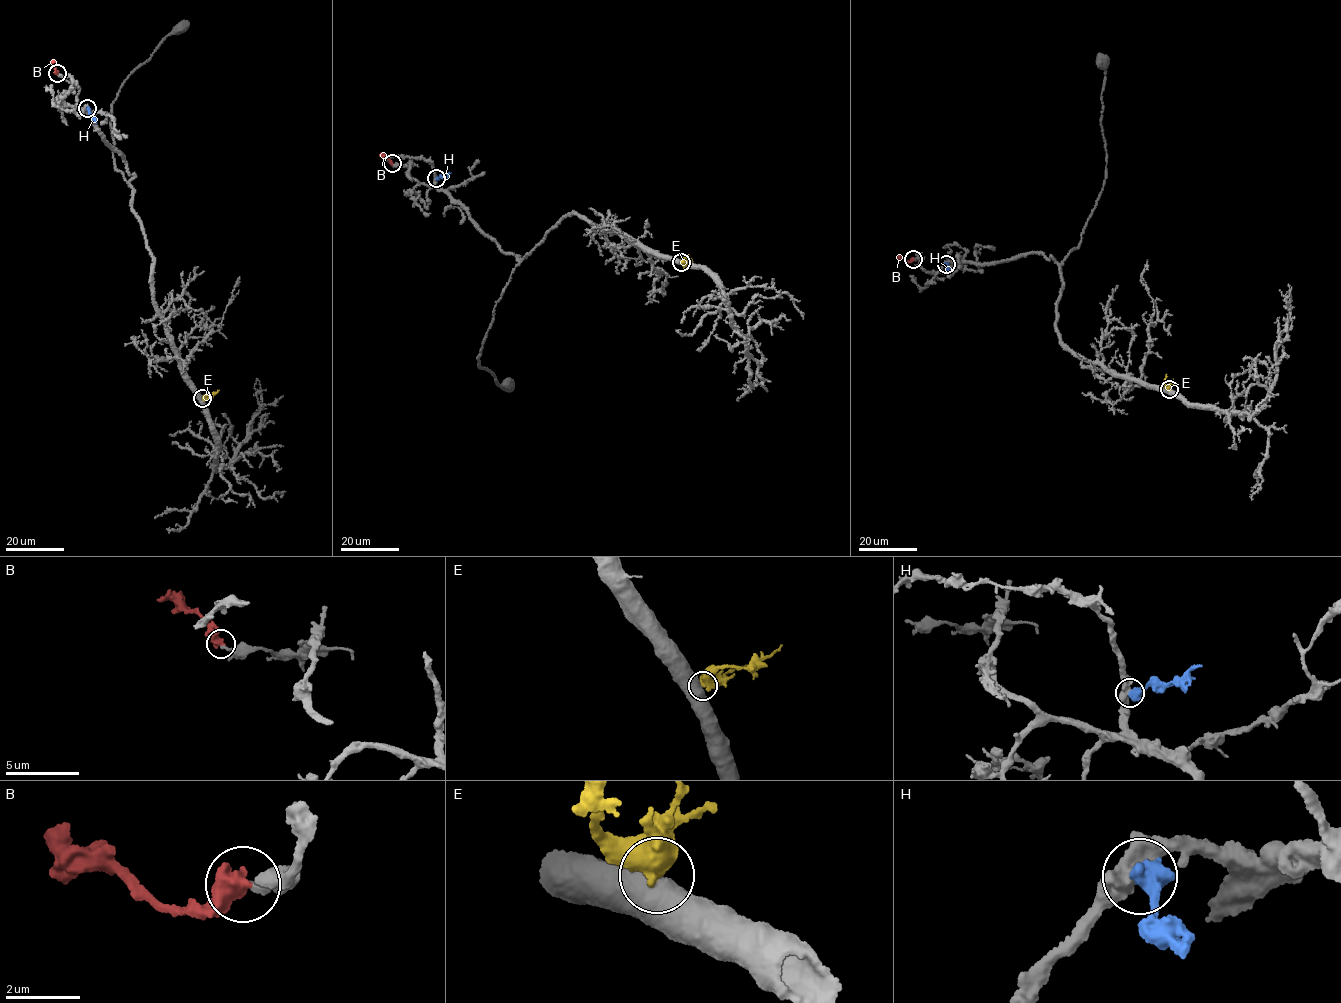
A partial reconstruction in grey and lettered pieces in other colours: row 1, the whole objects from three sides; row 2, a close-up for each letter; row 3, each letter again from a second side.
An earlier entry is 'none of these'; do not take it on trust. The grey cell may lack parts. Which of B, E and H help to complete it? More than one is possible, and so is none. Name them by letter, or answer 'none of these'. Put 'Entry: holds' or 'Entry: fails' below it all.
B
Entry: fails

